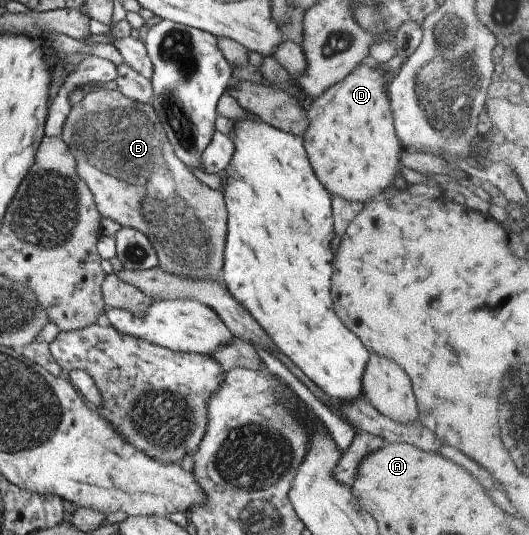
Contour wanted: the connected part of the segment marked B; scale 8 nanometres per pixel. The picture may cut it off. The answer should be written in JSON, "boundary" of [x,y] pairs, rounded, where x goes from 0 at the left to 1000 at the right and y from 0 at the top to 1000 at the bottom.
{"boundary":[[[195,163],[185,164],[183,170],[159,176],[151,191],[130,204],[115,241],[113,256],[142,293],[144,323],[147,331],[153,331],[161,338],[176,368],[181,391],[193,407],[204,407],[229,421],[229,424],[238,422],[274,439],[293,469],[297,497],[310,510],[340,516],[342,520],[357,520],[359,523],[386,521],[399,523],[401,527],[416,525],[429,407],[422,359],[416,353],[397,353],[386,342],[372,336],[357,316],[331,292],[285,194],[267,194],[265,191],[250,189],[234,181],[223,168],[200,168]]]}

